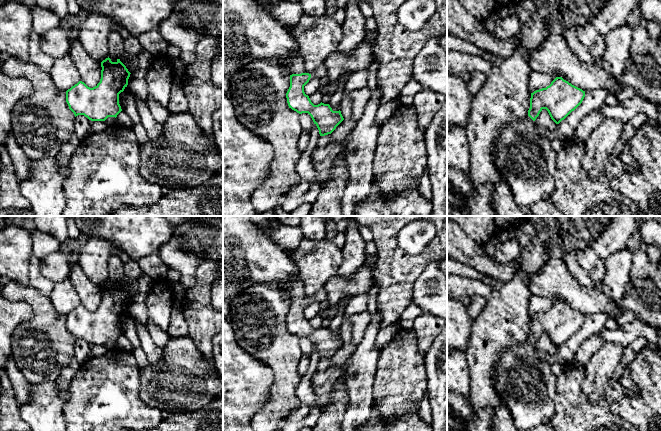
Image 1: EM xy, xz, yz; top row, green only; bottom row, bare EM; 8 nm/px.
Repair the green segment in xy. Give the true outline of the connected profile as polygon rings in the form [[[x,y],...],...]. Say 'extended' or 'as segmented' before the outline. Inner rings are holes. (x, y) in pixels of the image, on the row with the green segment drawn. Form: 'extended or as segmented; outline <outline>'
as segmented; outline [[[108,57],[101,62],[101,67],[101,79],[95,87],[90,88],[84,82],[79,81],[66,91],[66,102],[75,117],[84,115],[91,121],[105,121],[108,117],[116,118],[122,111],[119,104],[119,94],[127,87],[131,73],[120,59],[112,62]]]

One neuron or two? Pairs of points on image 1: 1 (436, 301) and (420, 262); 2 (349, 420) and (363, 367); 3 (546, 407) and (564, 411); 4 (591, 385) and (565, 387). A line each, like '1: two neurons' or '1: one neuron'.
1: two neurons
2: one neuron
3: two neurons
4: two neurons

